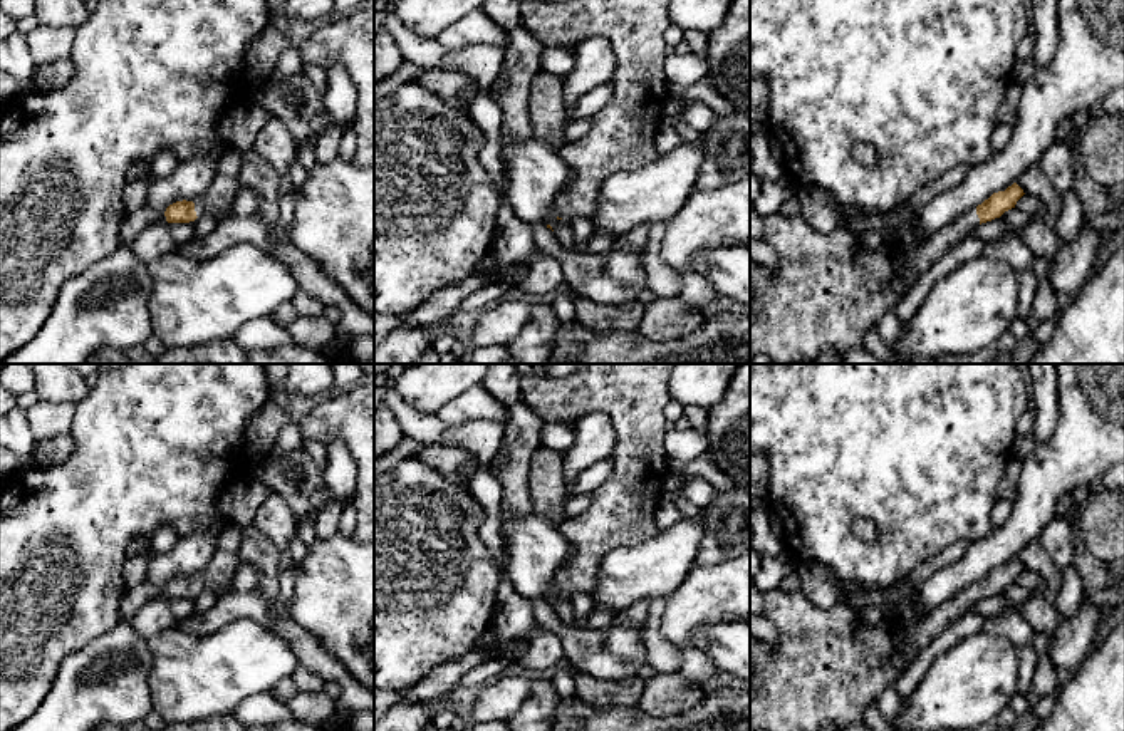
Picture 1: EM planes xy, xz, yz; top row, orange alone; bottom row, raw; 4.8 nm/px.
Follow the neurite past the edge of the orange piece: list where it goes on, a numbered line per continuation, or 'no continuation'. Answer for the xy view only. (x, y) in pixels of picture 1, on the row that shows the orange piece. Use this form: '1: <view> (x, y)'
1: xy (218, 198)

